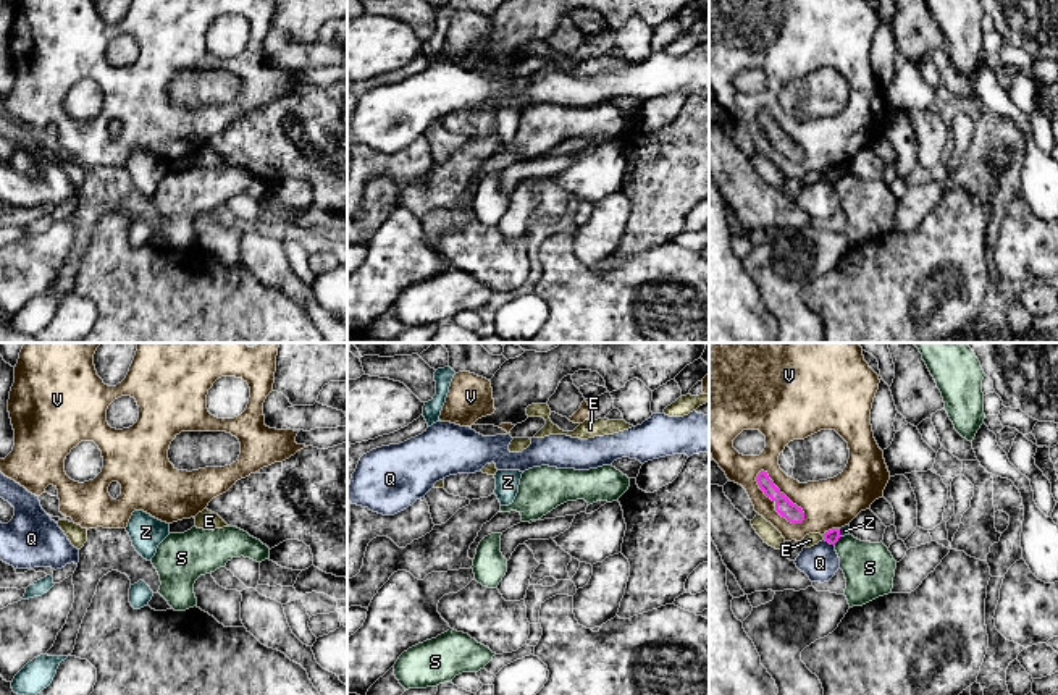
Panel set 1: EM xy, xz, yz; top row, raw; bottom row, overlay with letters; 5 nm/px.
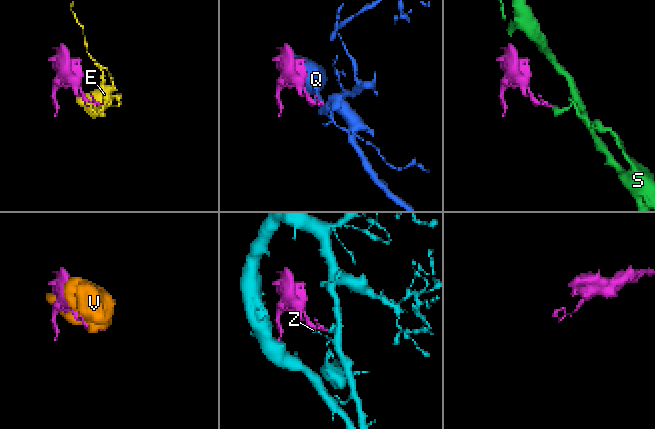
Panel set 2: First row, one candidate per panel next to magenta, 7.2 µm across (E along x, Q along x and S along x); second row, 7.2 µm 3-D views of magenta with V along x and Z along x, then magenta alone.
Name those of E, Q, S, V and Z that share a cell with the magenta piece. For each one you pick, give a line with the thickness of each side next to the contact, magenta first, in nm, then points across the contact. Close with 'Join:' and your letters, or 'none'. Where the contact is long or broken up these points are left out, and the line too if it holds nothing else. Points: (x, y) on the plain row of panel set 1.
Join: none

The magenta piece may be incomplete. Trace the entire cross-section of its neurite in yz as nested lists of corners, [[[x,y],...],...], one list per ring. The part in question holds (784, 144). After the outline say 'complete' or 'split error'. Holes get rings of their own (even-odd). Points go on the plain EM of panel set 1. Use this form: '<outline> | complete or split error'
[[[761,108],[756,115],[759,126],[767,136],[775,141],[775,149],[791,162],[801,162],[804,150],[801,145],[793,142],[769,116],[767,110]]] | complete

